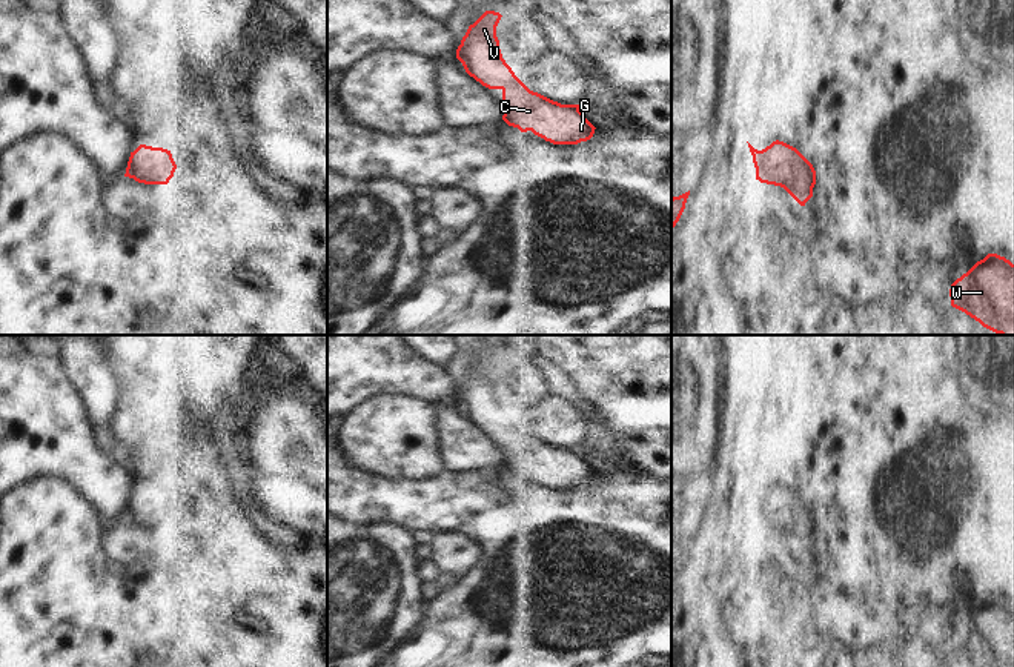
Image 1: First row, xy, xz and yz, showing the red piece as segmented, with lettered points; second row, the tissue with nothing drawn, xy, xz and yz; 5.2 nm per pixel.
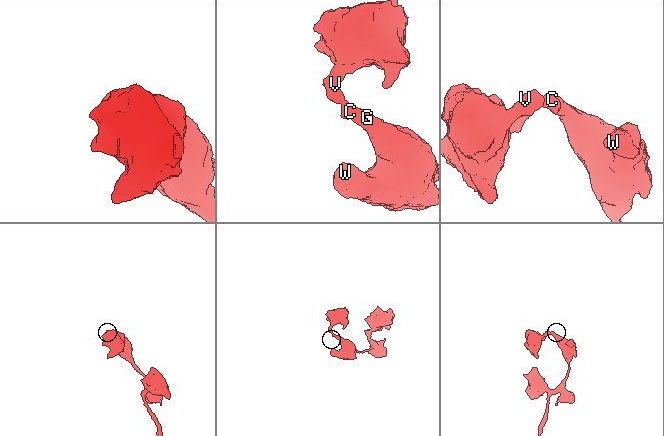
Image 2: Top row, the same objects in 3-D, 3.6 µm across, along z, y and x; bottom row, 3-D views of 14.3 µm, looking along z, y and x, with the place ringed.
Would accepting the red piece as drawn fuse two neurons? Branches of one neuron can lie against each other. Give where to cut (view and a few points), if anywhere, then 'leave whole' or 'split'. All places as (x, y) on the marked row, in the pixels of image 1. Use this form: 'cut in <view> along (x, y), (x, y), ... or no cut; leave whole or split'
no cut; leave whole

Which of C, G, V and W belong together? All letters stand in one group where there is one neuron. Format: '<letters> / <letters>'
C G V W

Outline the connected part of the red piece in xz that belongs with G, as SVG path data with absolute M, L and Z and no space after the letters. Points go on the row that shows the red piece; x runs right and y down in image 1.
M485 11L469 26L456 49L456 58L462 63L466 72L482 86L502 91L502 120L509 126L518 128L521 132L532 131L535 135L553 144L578 144L590 140L596 128L579 111L579 105L561 105L530 91L505 63L496 37L496 26L501 17L499 12Z

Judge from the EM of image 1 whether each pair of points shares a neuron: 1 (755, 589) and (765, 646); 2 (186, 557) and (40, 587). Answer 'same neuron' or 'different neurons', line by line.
1: same neuron
2: same neuron

